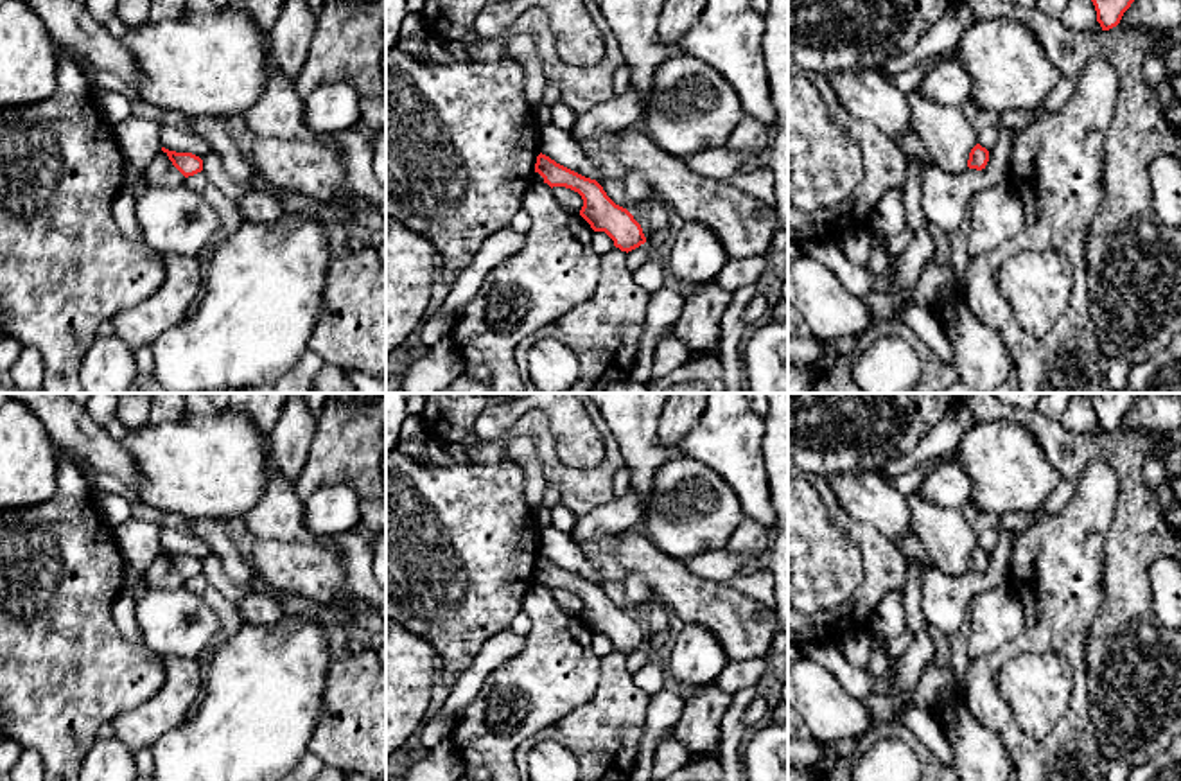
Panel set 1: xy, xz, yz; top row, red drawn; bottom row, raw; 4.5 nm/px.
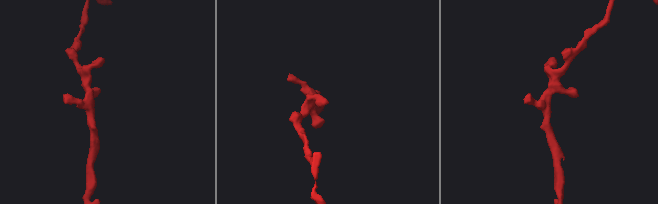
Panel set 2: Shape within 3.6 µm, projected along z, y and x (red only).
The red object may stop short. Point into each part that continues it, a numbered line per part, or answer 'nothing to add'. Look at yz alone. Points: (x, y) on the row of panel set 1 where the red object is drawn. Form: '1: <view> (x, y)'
nothing to add

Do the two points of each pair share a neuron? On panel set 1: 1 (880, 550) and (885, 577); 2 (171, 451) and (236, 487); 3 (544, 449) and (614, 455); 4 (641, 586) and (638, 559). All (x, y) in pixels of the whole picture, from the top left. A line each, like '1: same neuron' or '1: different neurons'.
1: same neuron
2: same neuron
3: same neuron
4: different neurons

